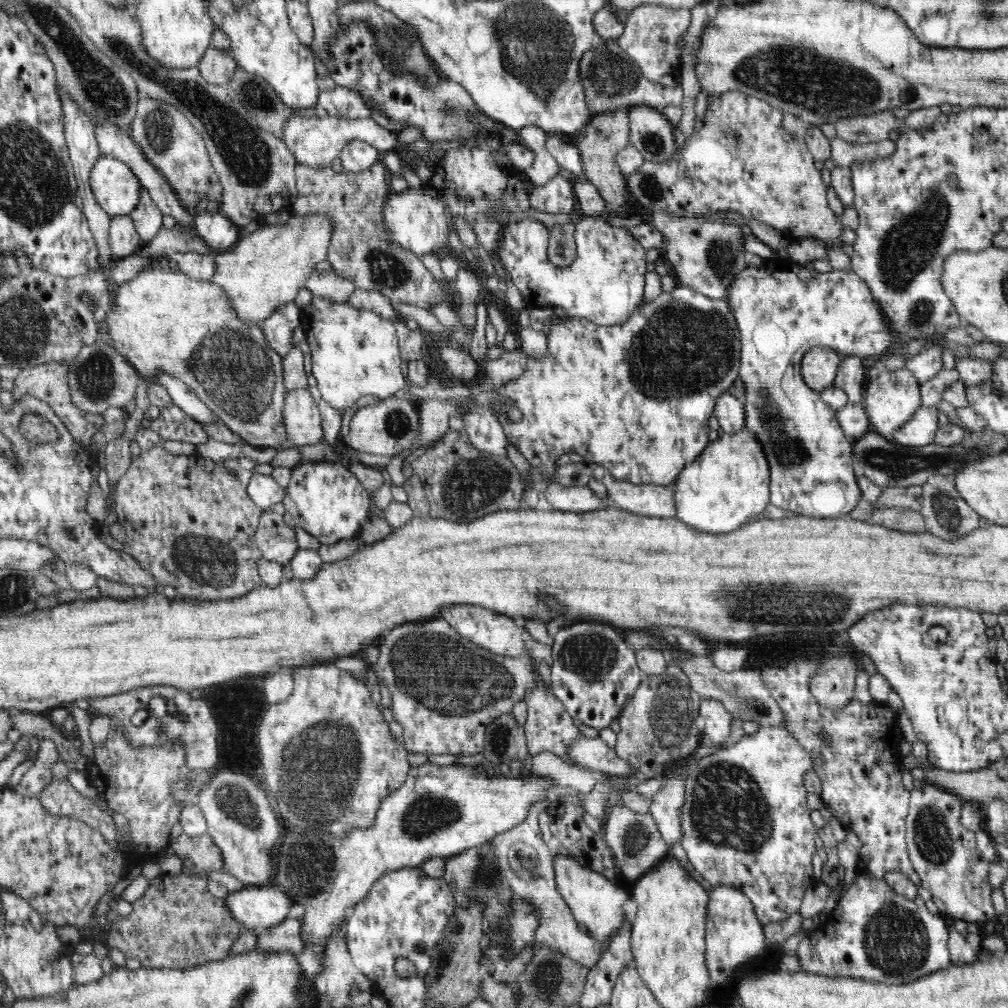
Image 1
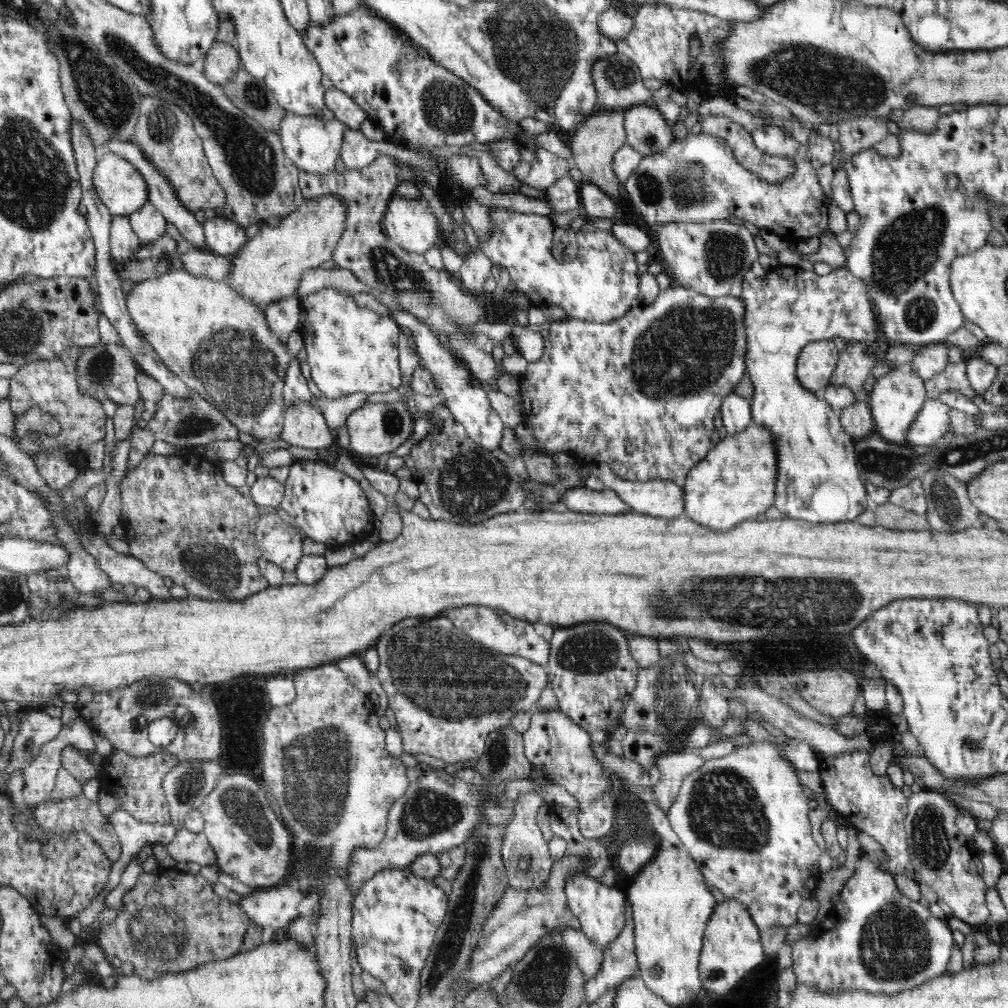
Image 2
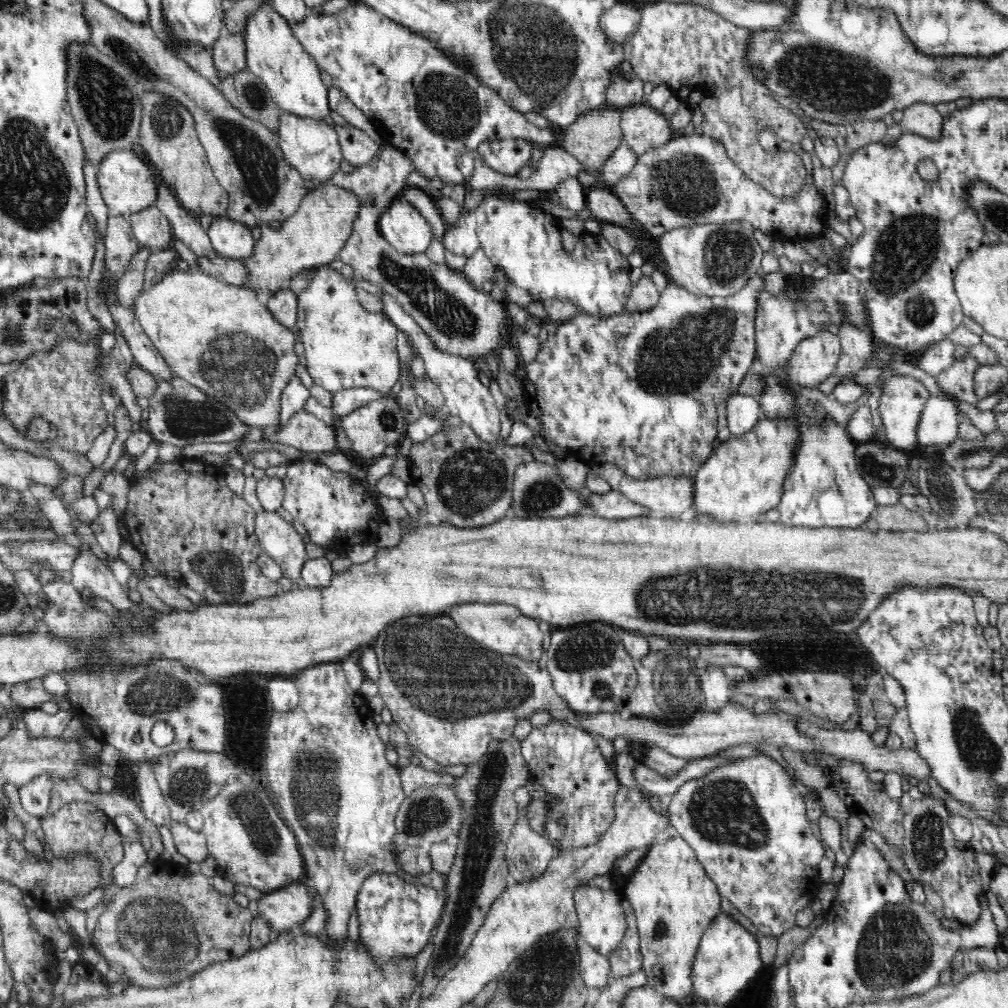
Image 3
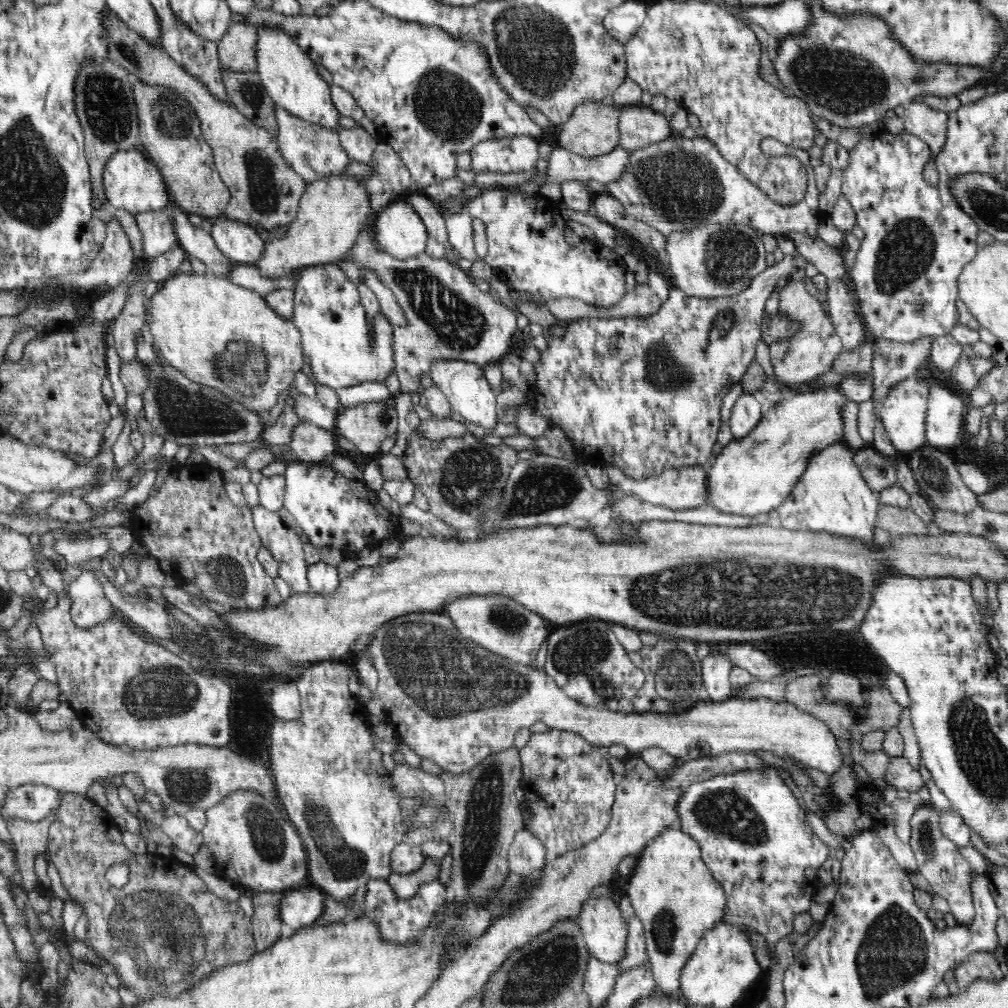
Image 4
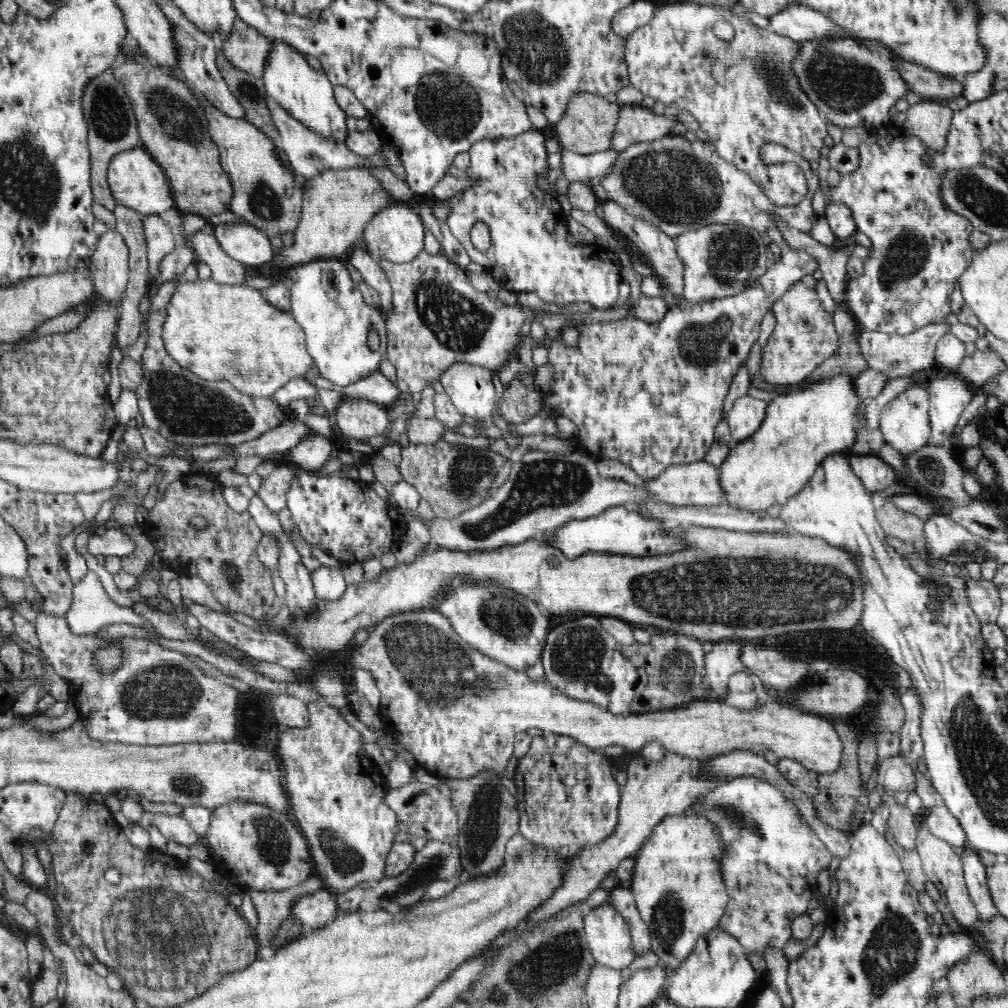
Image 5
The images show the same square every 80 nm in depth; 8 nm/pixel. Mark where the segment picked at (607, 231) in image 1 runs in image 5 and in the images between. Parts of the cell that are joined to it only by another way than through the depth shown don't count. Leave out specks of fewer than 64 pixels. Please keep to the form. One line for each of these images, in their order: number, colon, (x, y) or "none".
2: (604, 290)
3: (516, 236)
4: (526, 247)
5: (528, 252)

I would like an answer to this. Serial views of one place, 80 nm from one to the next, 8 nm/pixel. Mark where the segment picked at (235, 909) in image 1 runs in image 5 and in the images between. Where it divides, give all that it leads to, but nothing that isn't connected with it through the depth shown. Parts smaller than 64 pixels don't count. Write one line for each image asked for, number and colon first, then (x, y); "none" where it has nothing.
2: (273, 908)
3: (285, 908)
4: (300, 907)
5: (315, 910)

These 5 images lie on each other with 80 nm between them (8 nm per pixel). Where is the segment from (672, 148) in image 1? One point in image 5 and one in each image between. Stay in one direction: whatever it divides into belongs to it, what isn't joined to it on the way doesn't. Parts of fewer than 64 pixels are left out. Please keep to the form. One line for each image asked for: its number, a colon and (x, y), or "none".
2: (647, 131)
3: (644, 128)
4: (640, 126)
5: (636, 124)

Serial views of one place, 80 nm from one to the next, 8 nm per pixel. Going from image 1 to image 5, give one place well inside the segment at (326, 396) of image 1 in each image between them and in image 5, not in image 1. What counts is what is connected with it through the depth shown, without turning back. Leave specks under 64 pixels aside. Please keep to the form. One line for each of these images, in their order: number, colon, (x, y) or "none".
2: (350, 348)
3: (346, 346)
4: (343, 350)
5: (325, 302)

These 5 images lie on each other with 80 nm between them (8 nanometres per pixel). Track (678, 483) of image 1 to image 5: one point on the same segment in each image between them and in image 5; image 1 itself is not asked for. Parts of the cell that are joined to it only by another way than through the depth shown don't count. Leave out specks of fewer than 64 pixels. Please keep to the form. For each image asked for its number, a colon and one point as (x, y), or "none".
2: (736, 480)
3: (744, 476)
4: (751, 475)
5: (800, 429)

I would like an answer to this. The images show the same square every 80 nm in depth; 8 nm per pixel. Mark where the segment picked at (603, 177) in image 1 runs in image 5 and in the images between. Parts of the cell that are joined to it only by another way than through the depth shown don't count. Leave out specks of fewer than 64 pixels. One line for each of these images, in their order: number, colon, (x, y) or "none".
2: (594, 144)
3: (595, 135)
4: (593, 129)
5: (587, 127)

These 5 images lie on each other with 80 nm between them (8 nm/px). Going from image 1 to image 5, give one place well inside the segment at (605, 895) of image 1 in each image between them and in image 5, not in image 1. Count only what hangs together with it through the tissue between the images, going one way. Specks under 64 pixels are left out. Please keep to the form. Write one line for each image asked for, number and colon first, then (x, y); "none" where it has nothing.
2: (600, 909)
3: (602, 924)
4: (604, 929)
5: (609, 936)

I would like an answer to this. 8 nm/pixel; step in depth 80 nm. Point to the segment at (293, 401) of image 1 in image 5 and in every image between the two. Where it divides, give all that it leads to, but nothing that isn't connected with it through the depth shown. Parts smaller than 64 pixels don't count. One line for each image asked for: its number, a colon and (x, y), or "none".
2: (303, 425)
3: (308, 434)
4: (308, 443)
5: (314, 450)

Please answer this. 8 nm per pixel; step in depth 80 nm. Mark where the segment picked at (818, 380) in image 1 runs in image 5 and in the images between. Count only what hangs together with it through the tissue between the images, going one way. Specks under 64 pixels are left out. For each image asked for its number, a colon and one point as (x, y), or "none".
2: (816, 363)
3: (814, 360)
4: (811, 352)
5: (804, 336)

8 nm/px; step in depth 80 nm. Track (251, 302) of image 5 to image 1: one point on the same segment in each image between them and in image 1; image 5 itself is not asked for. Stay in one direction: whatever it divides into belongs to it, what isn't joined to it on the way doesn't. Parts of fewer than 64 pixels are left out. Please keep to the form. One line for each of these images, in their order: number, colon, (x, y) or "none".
1: (161, 320)
2: (219, 343)
3: (221, 338)
4: (220, 335)

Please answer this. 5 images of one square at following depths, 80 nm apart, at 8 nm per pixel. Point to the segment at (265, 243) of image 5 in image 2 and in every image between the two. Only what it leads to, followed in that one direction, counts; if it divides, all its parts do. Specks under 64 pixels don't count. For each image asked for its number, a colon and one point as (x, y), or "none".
2: (224, 237)
3: (230, 239)
4: (241, 243)

